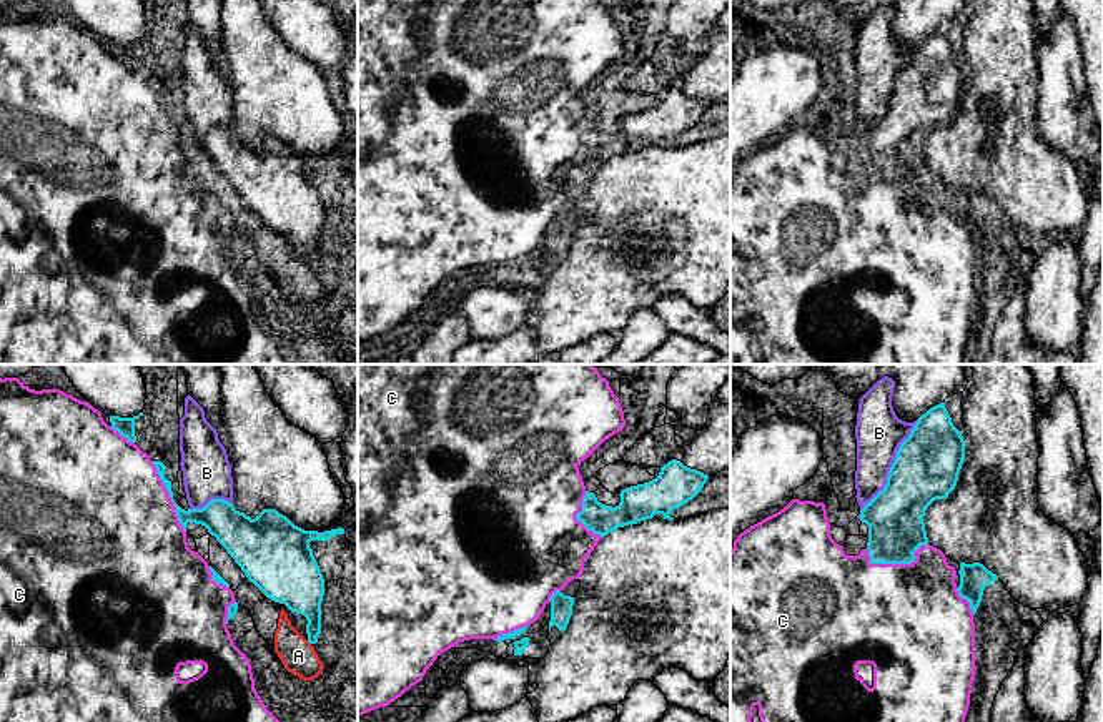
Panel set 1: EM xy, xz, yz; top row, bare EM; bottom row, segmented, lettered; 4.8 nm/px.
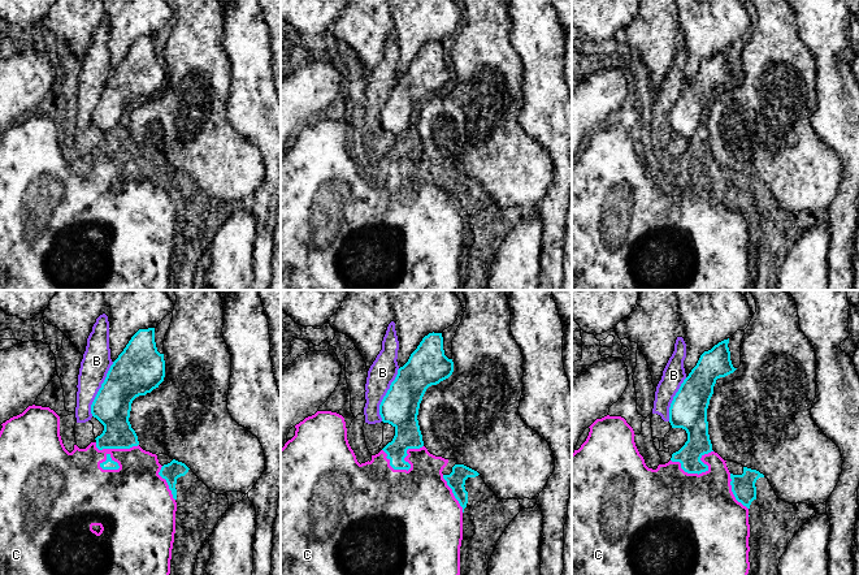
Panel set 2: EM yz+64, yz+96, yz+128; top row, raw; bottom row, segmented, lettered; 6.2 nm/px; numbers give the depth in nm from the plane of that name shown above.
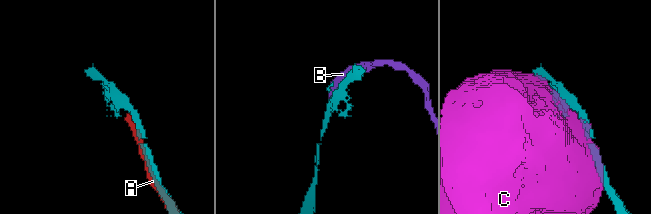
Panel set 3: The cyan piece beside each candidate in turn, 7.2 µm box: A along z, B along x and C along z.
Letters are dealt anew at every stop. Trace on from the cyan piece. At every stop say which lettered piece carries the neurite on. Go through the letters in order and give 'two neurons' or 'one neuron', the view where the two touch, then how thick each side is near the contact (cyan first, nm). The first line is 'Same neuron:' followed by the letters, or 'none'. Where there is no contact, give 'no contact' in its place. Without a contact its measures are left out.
Same neuron: none
A: two neurons; no contact
B: two neurons; meets cyan in yz; 320 nm thick on the cyan side, 220 nm on the other
C: two neurons; meets cyan in yz; 280 nm thick on the cyan side, 500 nm on the other

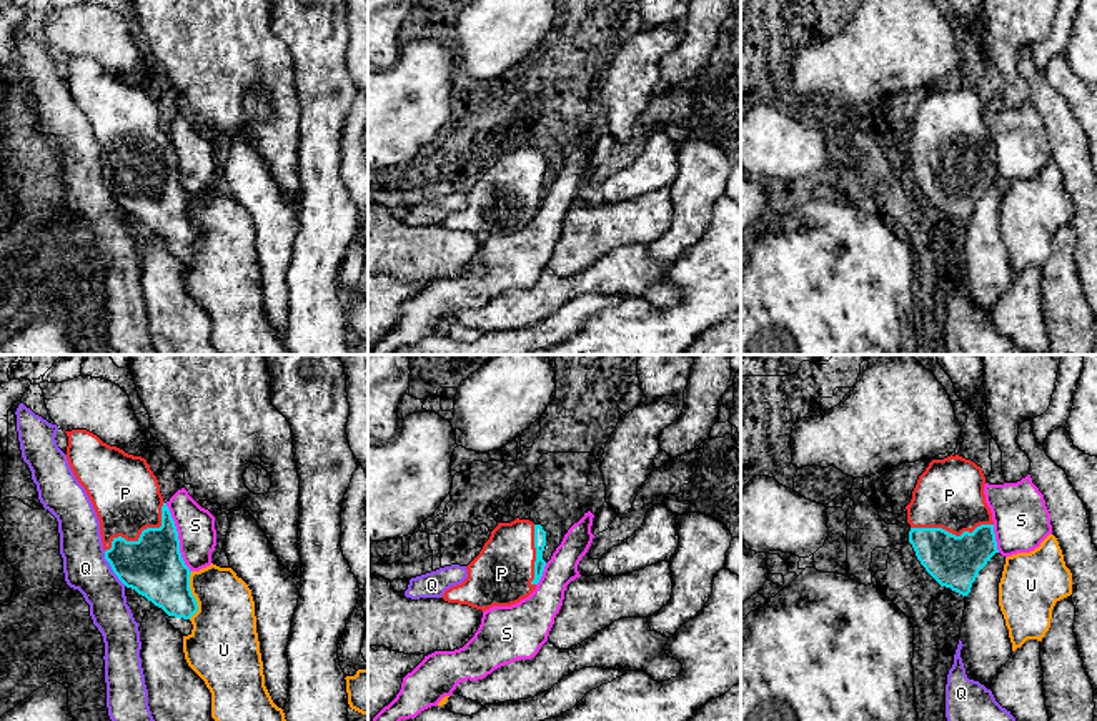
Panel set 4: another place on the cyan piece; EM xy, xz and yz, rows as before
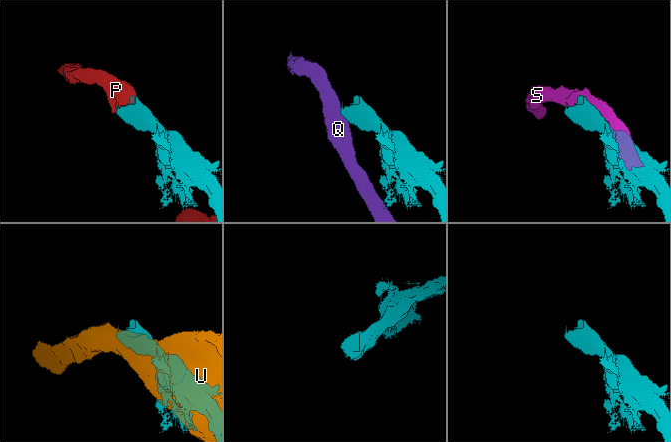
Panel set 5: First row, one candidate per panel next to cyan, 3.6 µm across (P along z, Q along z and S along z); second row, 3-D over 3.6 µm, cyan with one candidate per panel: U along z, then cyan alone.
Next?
Same neuron: P
P: one neuron; meets cyan in xy; 280 nm thick on the cyan side, 340 nm on the other
Q: two neurons; meets cyan in xy; 280 nm thick on the cyan side, 220 nm on the other
S: two neurons; meets cyan in xy; 280 nm thick on the cyan side, 190 nm on the other
U: two neurons; meets cyan in xy; 280 nm thick on the cyan side, 320 nm on the other

